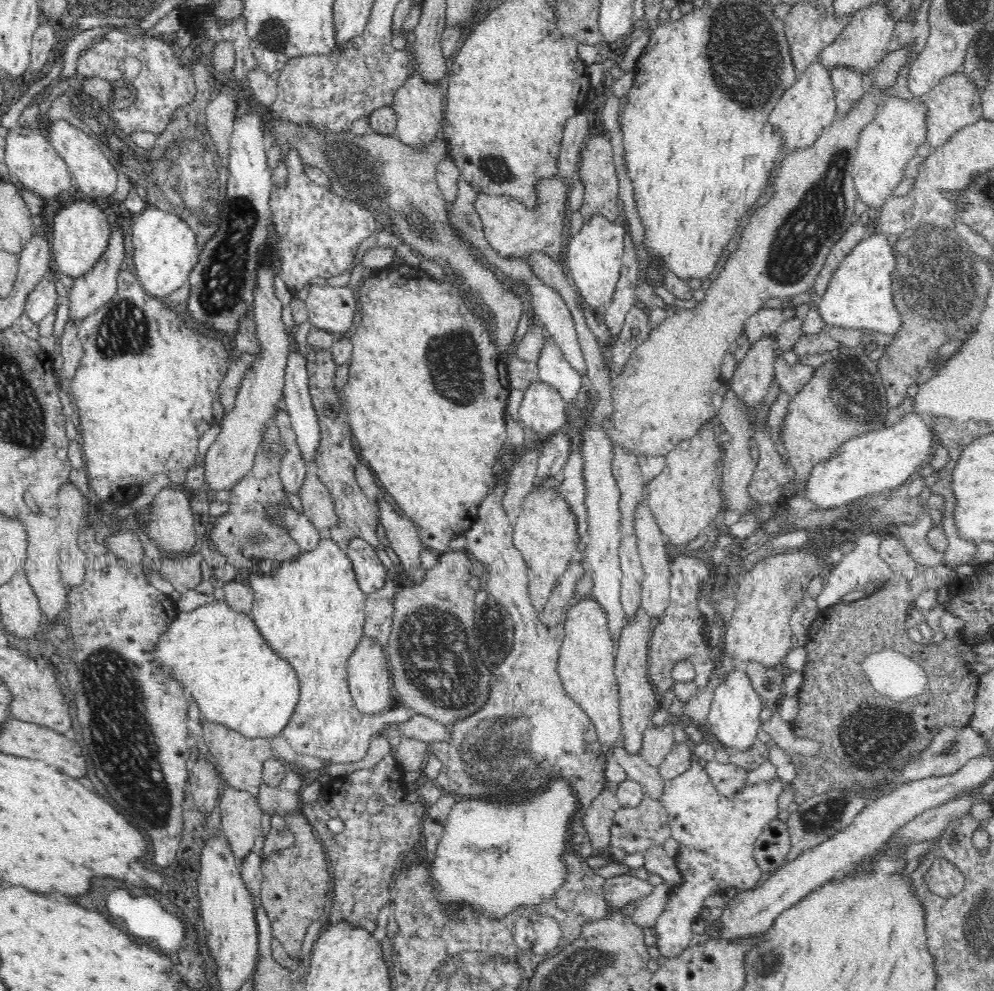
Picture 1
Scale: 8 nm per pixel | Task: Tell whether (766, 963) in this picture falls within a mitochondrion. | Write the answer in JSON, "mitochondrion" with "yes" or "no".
{"mitochondrion":"yes"}

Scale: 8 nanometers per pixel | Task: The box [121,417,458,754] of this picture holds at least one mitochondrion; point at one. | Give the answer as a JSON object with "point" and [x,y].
{"point":[257,537]}

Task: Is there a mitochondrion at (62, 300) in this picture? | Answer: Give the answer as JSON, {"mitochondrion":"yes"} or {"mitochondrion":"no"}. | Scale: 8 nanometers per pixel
{"mitochondrion":"no"}

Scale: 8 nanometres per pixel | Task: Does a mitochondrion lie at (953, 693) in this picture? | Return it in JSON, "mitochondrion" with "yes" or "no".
{"mitochondrion":"no"}

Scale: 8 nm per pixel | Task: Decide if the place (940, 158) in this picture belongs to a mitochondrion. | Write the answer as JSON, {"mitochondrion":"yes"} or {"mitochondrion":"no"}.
{"mitochondrion":"no"}

